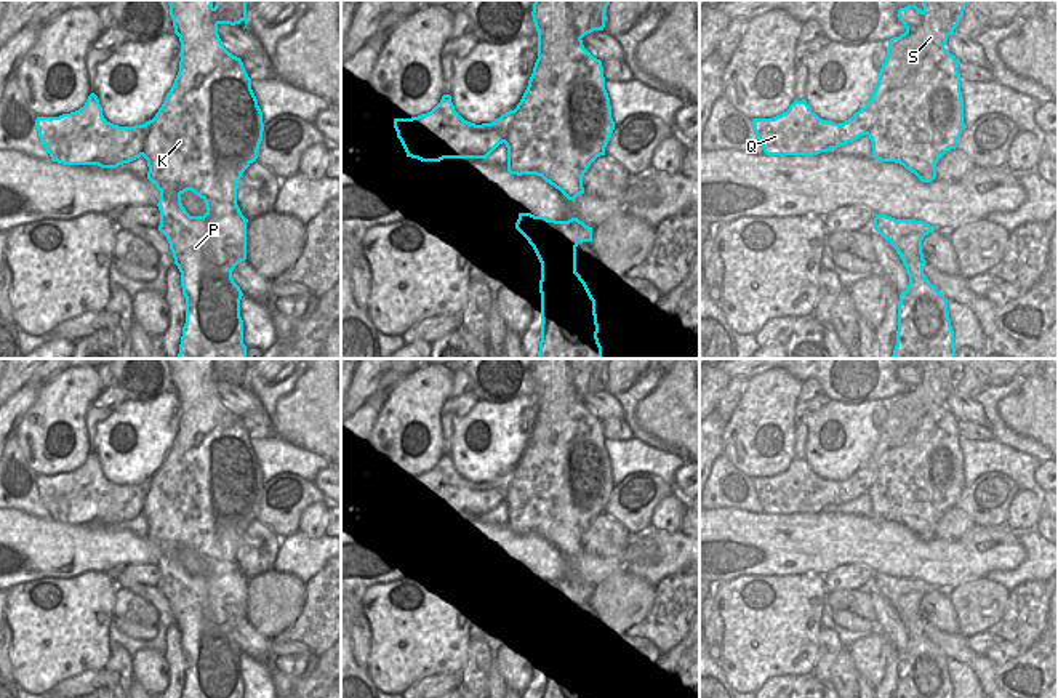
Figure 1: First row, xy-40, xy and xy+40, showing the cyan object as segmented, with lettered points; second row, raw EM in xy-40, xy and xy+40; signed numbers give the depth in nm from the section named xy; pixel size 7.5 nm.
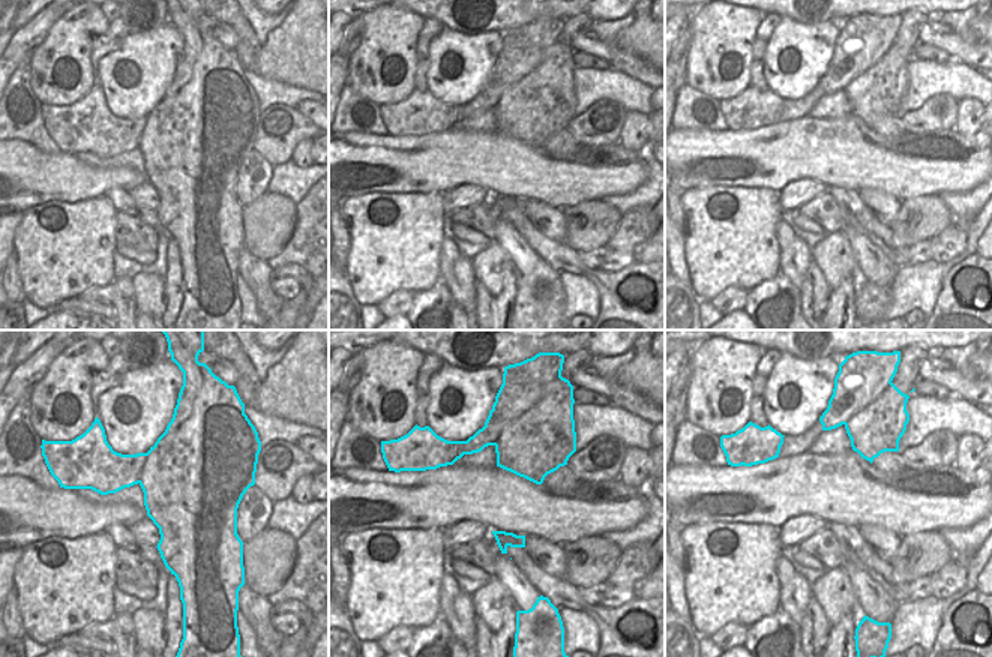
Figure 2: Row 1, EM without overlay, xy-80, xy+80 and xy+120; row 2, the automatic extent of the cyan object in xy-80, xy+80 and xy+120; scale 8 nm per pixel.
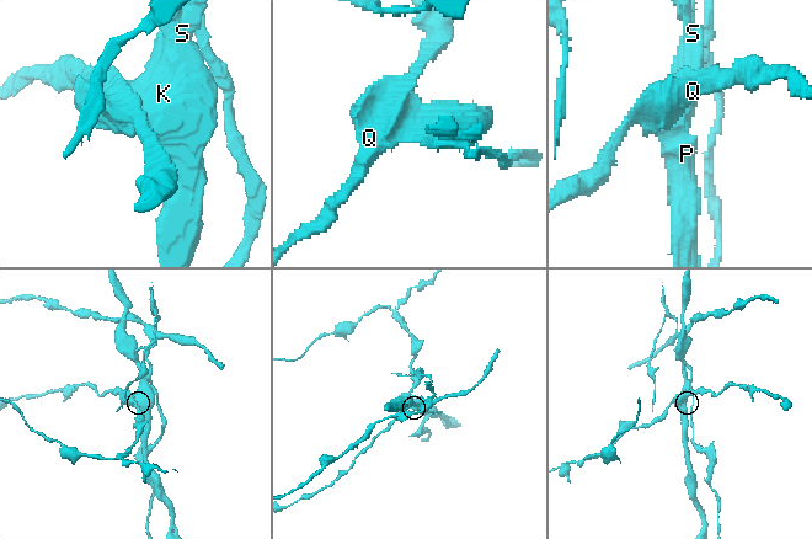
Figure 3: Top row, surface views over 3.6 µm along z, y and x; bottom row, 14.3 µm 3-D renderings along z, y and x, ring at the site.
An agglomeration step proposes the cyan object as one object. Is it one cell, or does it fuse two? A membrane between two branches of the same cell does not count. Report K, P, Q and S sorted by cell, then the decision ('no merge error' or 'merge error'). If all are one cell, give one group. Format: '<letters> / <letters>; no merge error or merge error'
K P / Q S; merge error

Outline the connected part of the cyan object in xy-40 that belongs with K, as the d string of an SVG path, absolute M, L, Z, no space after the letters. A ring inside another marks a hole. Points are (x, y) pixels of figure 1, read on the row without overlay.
M166 359L173 378L174 392L187 407L182 434L166 453L162 466L150 479L150 493L142 515L147 519L147 538L160 549L157 562L160 568L158 589L166 596L174 623L181 631L181 645L186 656L186 682L181 698L243 698L243 679L240 676L240 645L232 637L235 624L246 618L246 581L237 564L237 548L243 530L258 517L262 499L262 471L251 448L240 416L229 411L218 392L213 359ZM192 549L205 564L203 575L190 575L181 562L181 554Z

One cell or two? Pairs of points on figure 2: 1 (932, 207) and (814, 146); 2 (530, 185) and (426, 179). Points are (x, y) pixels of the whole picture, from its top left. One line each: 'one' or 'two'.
1: two
2: one

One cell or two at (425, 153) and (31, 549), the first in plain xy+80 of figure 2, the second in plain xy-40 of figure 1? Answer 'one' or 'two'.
one

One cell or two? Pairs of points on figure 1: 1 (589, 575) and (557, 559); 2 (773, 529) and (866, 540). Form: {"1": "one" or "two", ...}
{"1": "one", "2": "one"}

